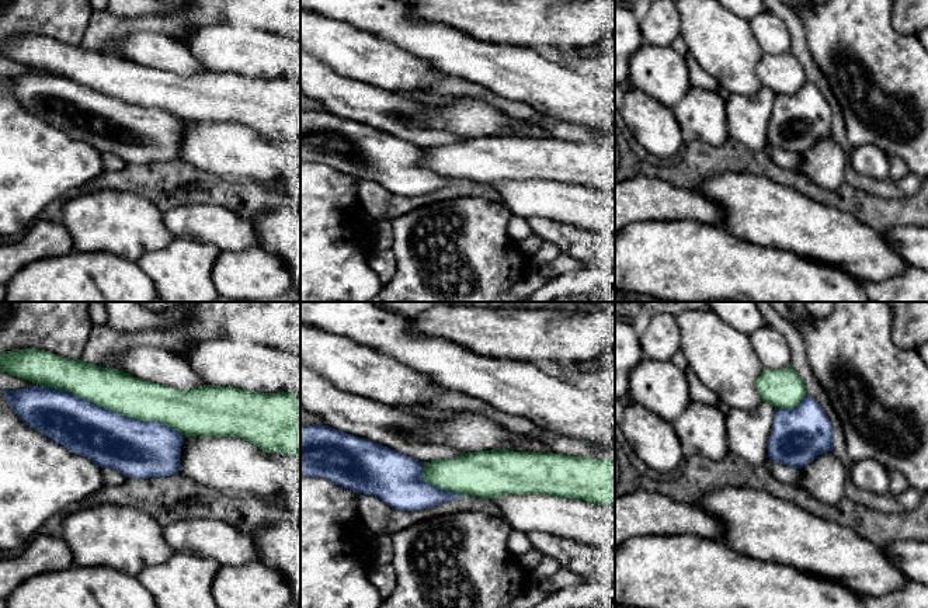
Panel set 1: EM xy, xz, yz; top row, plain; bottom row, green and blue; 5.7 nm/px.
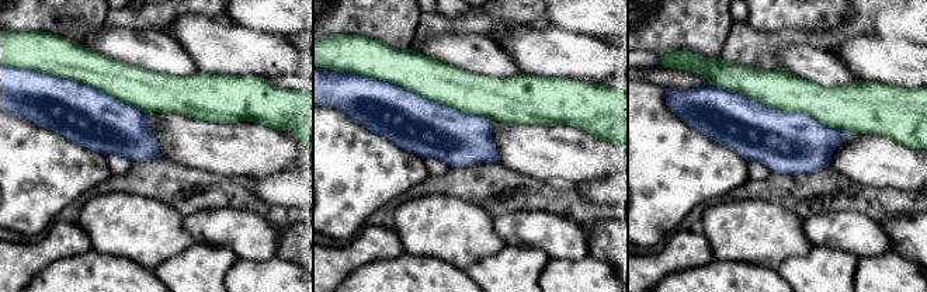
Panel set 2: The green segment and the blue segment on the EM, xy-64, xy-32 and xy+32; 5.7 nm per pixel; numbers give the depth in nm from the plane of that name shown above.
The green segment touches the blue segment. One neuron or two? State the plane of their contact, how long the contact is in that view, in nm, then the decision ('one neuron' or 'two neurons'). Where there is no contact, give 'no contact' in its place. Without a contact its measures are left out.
xy | 850 nm | one neuron

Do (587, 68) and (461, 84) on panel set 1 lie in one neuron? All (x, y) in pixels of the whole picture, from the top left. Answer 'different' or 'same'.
different

